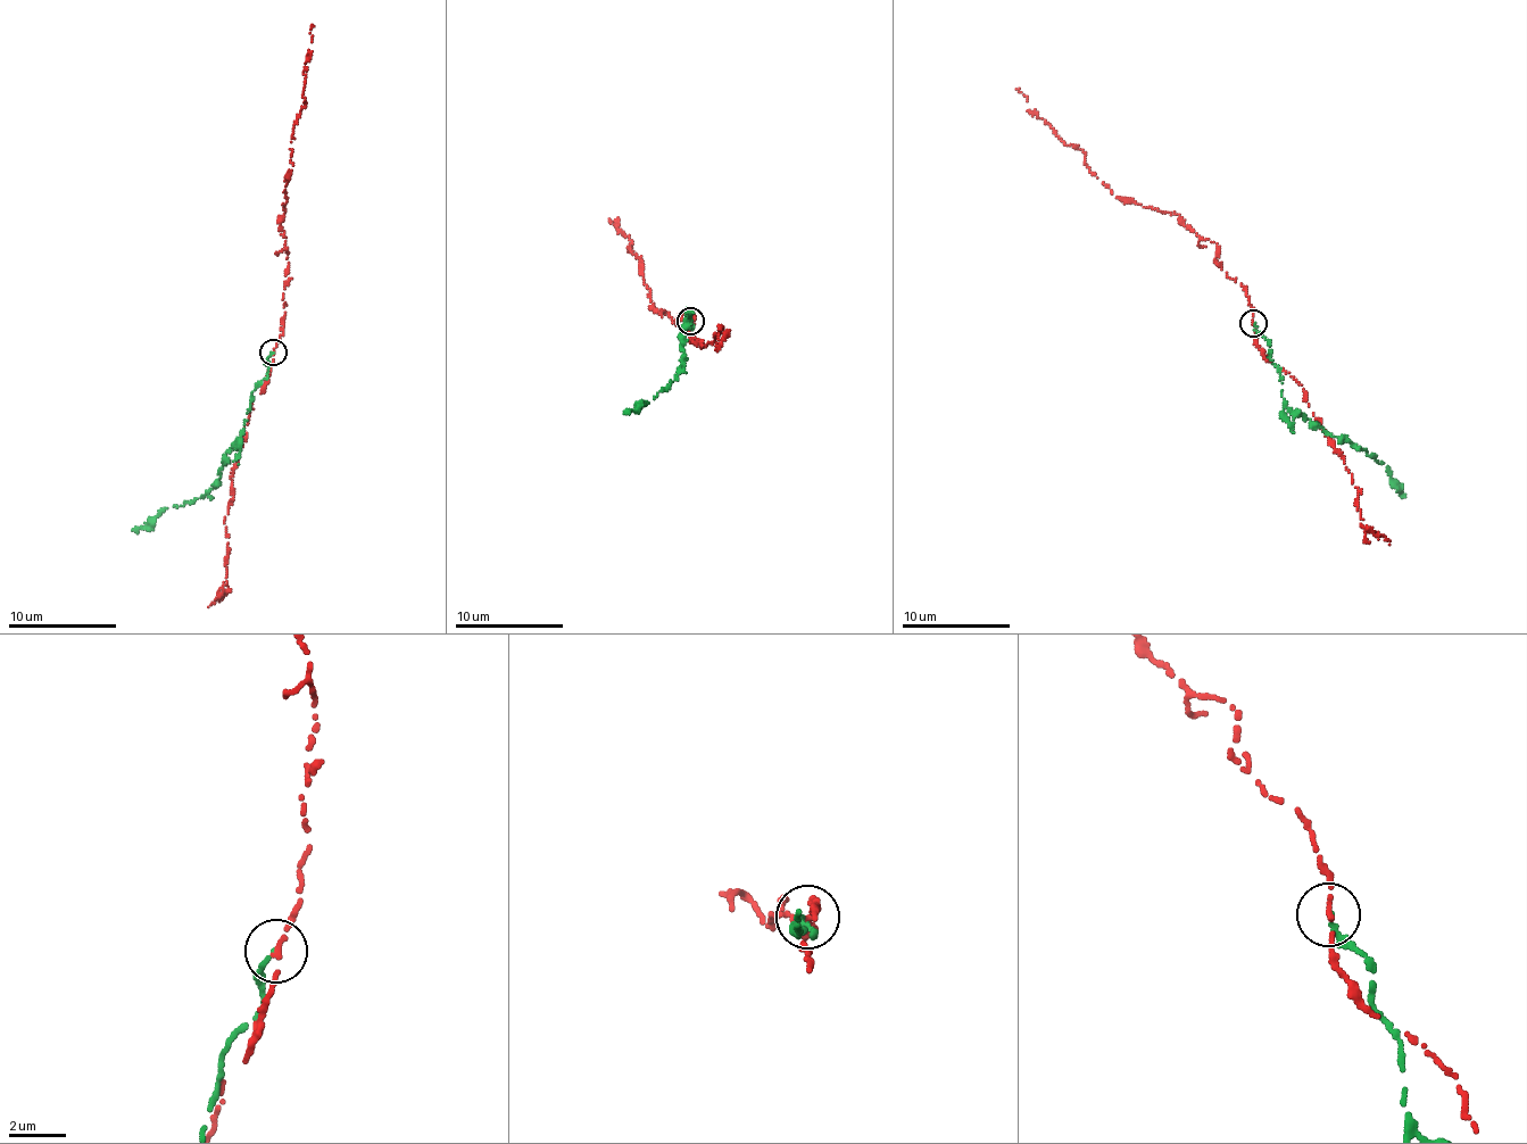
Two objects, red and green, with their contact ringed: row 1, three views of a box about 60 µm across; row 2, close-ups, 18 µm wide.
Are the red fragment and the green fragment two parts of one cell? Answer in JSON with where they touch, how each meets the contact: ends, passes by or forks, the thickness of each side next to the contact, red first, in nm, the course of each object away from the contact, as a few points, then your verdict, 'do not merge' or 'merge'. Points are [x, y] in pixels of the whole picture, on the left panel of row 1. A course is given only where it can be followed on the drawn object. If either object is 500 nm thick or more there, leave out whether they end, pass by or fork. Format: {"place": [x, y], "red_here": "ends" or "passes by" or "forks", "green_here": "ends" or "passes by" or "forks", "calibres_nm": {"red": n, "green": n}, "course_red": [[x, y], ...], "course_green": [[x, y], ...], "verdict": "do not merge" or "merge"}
{"place": [273, 351], "red_here": "passes by", "green_here": "ends", "calibres_nm": {"red": 140, "green": 180}, "course_red": [[274, 351], [289, 280], [280, 223], [293, 165], [293, 131], [306, 104], [303, 98], [312, 25]], "course_green": [[273, 353], [267, 375], [251, 392], [240, 438], [225, 453], [207, 495], [167, 508], [132, 530]], "verdict": "do not merge"}

